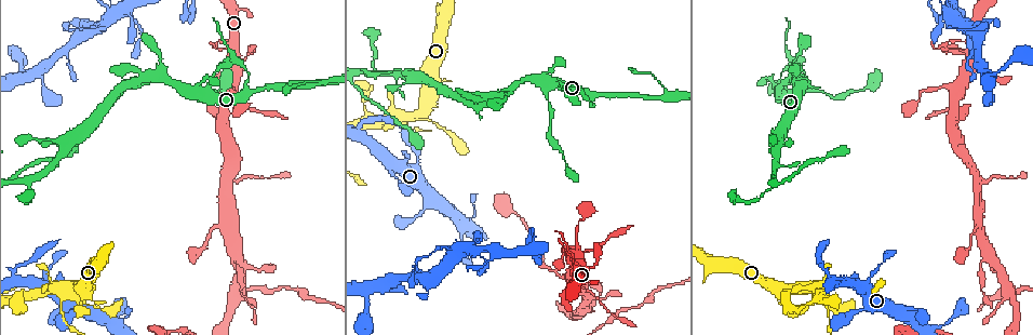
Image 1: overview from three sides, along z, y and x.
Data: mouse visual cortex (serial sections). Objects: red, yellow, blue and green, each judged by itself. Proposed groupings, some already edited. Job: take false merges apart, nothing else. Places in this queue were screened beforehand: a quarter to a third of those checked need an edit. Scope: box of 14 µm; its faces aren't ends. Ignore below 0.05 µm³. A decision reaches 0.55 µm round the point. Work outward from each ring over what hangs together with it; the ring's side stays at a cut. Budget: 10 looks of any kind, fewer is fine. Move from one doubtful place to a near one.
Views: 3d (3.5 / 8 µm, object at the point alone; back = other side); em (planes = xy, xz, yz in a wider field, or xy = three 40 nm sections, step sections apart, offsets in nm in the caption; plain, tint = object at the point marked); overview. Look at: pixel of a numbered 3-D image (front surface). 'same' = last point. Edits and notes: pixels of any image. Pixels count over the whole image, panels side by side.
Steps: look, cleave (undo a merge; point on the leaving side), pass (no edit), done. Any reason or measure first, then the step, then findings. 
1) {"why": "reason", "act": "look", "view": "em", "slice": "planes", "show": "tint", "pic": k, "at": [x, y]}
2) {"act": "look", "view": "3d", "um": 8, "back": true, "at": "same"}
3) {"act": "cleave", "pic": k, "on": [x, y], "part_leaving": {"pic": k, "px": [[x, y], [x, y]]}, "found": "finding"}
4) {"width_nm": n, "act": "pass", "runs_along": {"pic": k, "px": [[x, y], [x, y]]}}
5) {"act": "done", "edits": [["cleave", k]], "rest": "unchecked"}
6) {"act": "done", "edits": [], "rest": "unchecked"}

{"why": "sharp bend", "act": "look", "view": "3d", "um": 3.5, "pic": 1, "at": [31, 178]}

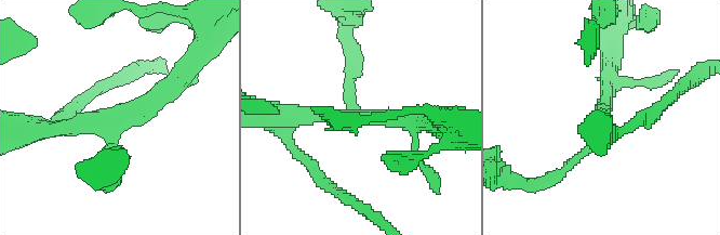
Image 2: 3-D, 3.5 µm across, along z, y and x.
{"arms": 3, "arm_widths_nm": [150, 250, 250], "act": "look", "view": "em", "slice": "xy", "step": 5, "show": "tint", "pic": 2, "at": [115, 117]}

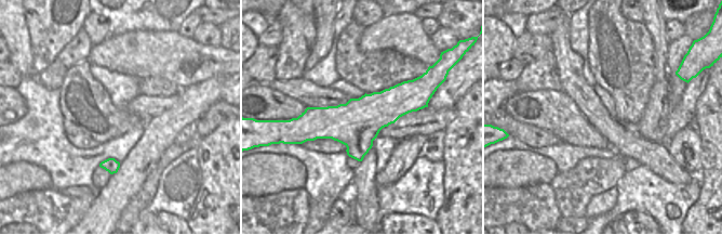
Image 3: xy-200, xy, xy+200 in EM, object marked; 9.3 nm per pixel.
{"act": "pass", "runs_along": {"pic": 2, "px": [[174, 79], [144, 108], [44, 129]]}, "found": "all the same cell"}

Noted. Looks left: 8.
{"why": "sudden change in width", "act": "look", "view": "3d", "um": 3.5, "pic": 1, "at": [420, 114]}

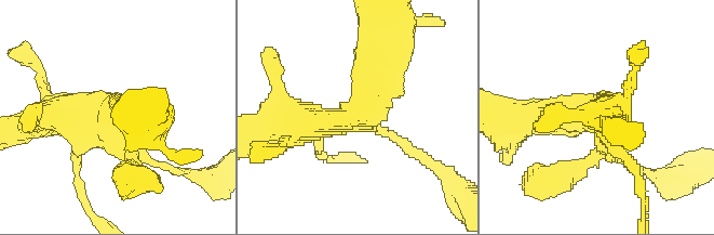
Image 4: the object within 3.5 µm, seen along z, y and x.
{"arms": 4, "arm_widths_nm": [150, 250, 450, 500], "act": "look", "view": "em", "slice": "xy", "step": 2, "show": "tint", "pic": 4, "at": [111, 118]}

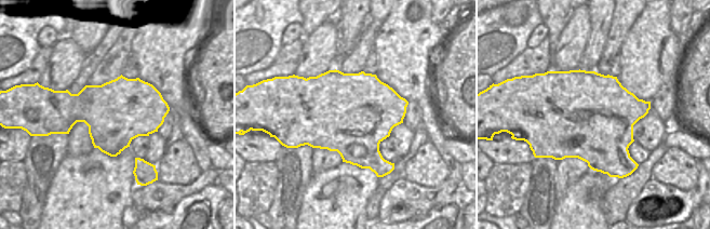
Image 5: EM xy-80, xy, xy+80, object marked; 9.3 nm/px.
{"act": "pass", "runs_along": {"pic": 4, "px": [[388, 59], [364, 112], [284, 126]]}, "found": "one cell here"}

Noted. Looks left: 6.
{"why": "a narrow waist", "act": "look", "view": "3d", "um": 3.5, "pic": 1, "at": [363, 121]}

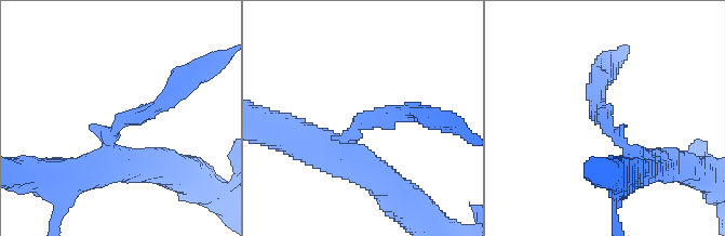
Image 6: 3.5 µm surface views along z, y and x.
{"why": "shape alone is not enough", "act": "look", "view": "em", "slice": "planes", "show": "tint", "pic": 6, "at": [608, 123]}

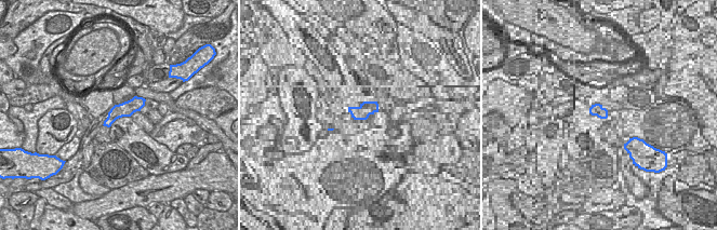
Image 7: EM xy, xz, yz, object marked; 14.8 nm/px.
{"arm_widths_nm": [200, 400], "act": "cleave", "pic": 6, "on": [390, 120], "found": "two cells meet here"}

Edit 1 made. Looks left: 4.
{"act": "look", "view": "overview"}

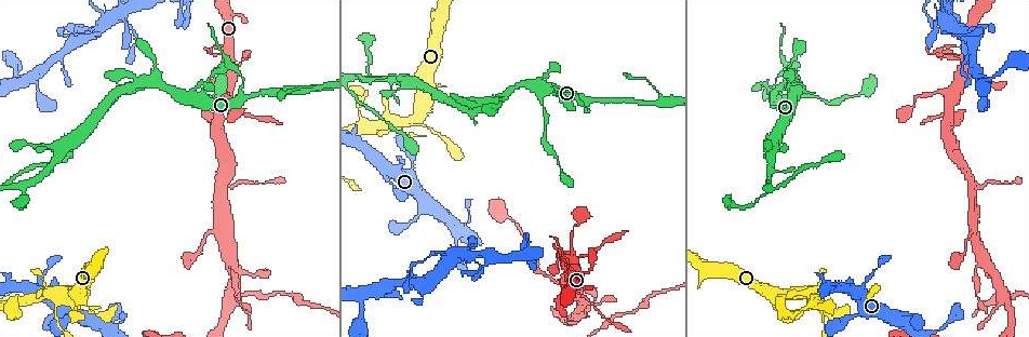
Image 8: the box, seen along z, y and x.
{"why": "thin neck", "act": "look", "view": "3d", "um": 3.5, "pic": 8, "at": [212, 76]}

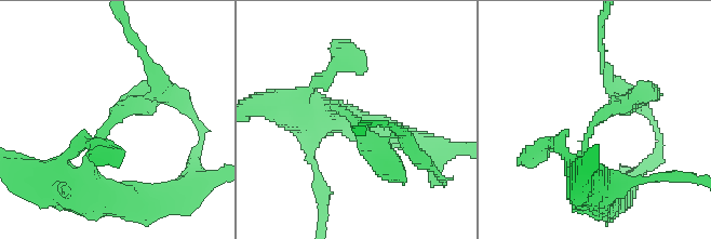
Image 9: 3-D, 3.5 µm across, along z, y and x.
{"arm_widths_nm": [200, 300], "why": "now the EM", "act": "look", "view": "em", "slice": "xy", "step": 1, "show": "tint", "pic": 9, "at": [112, 123]}

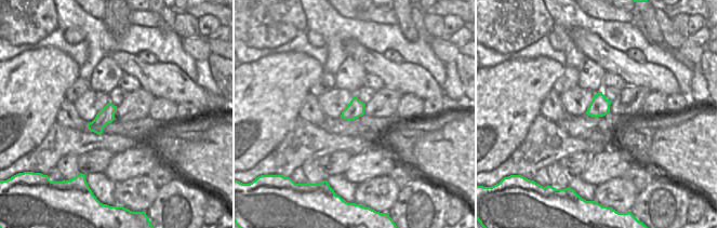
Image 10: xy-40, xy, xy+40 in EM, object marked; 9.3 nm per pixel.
{"why": "another direction", "act": "look", "view": "em", "slice": "planes", "show": "tint", "at": "same"}

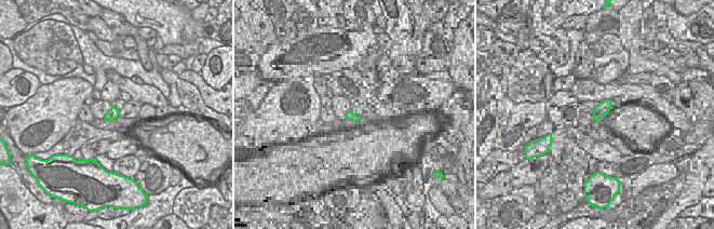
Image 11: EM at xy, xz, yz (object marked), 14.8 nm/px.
{"width_nm": 160, "act": "pass", "runs_along": {"pic": 9, "px": [[80, 185], [113, 113], [150, 92]]}, "found": "continuous, no second cell"}

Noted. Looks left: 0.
{"act": "done", "edits": [["cleave", 6]], "rest": "unchecked"}

